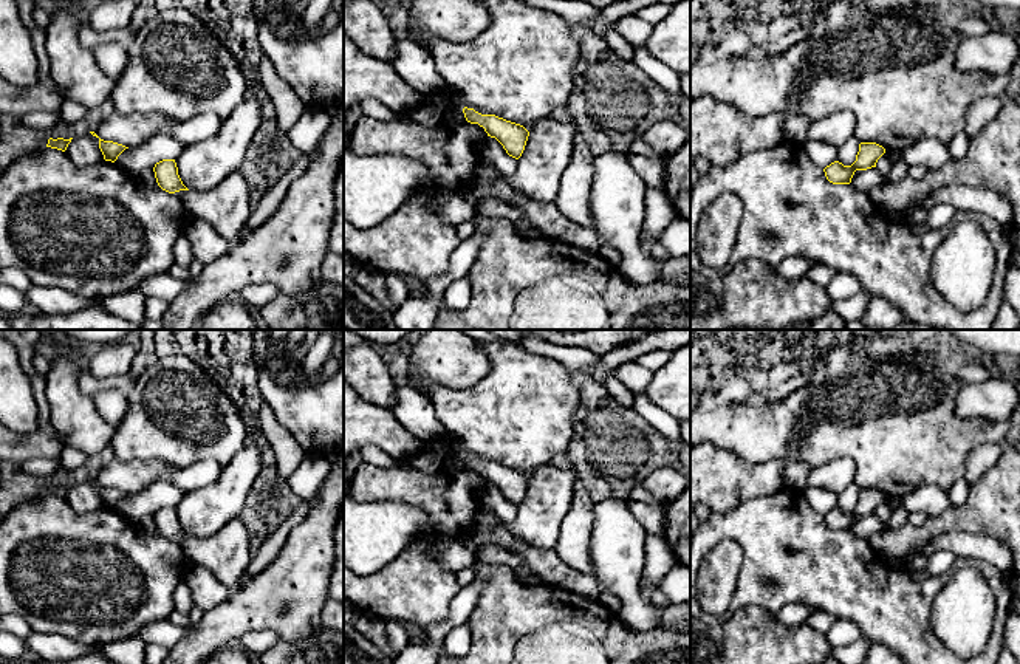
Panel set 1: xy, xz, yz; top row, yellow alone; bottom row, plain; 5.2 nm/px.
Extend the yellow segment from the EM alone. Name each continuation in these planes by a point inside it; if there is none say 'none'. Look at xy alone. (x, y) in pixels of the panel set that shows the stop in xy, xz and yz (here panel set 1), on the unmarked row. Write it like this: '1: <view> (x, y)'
1: xy (226, 554)

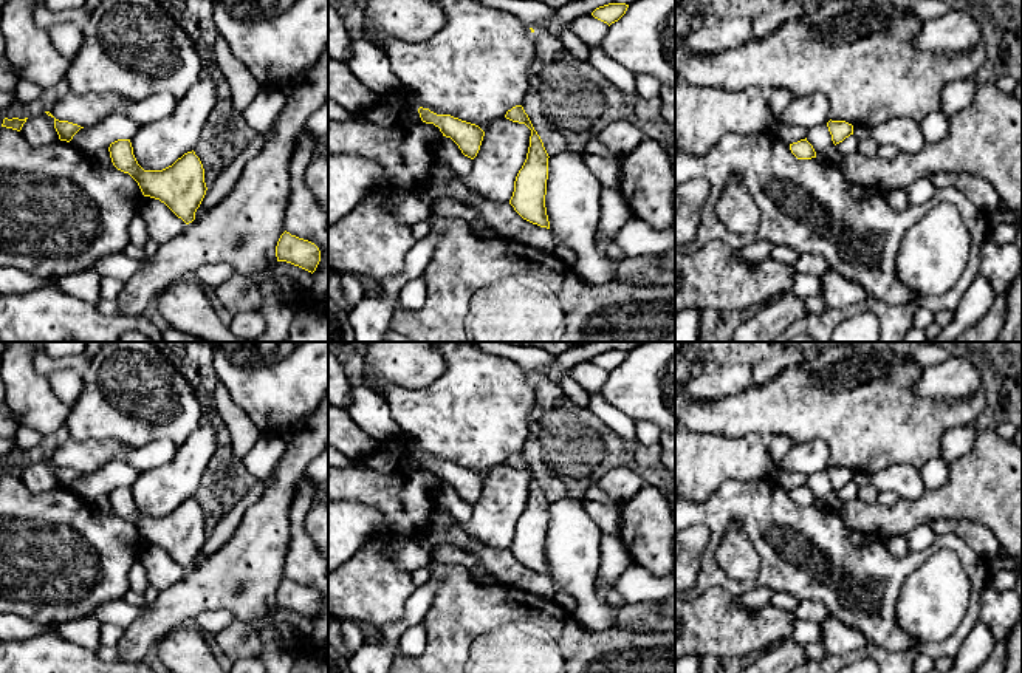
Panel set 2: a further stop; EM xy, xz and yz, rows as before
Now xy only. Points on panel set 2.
none

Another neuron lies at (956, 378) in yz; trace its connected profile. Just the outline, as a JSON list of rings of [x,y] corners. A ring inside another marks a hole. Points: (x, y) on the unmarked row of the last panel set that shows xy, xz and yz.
[[[955,356],[921,368],[914,384],[918,396],[934,399],[966,399],[980,390],[979,368]]]

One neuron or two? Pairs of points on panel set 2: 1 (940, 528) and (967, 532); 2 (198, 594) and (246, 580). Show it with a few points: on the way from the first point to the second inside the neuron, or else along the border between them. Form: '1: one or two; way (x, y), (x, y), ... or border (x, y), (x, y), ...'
1: one; way (946, 528), (960, 528)
2: one; way (211, 585), (220, 580), (234, 580)

